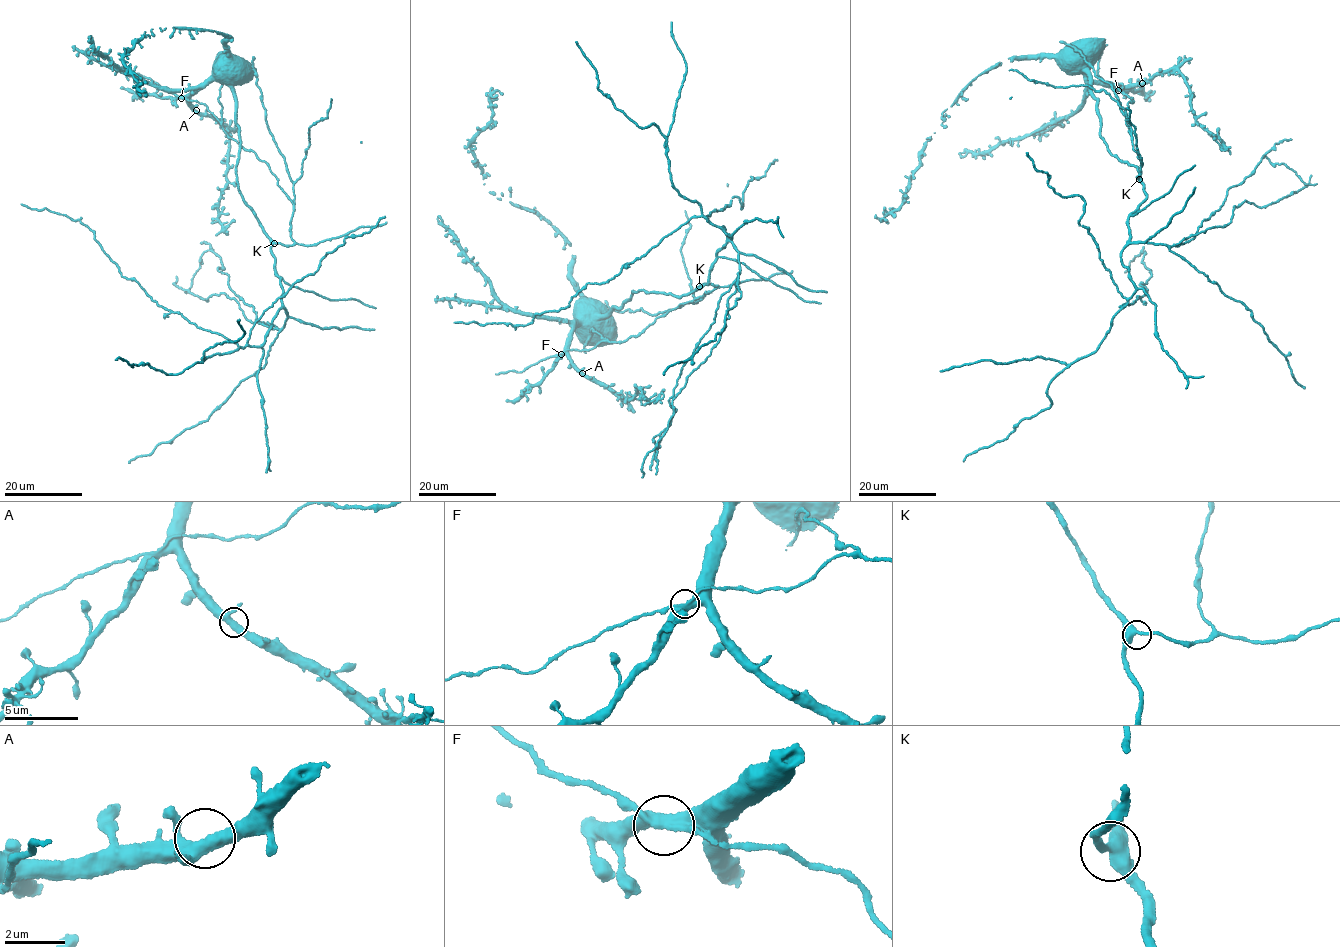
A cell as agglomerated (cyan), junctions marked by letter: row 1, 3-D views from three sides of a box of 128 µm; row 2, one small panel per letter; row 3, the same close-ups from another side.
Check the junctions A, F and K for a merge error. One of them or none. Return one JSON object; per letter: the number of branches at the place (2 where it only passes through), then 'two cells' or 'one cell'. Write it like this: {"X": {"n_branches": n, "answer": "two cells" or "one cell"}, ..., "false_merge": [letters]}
{"A": {"n_branches": 3, "answer": "one cell"}, "F": {"n_branches": 3, "answer": "one cell"}, "K": {"n_branches": 3, "answer": "one cell"}, "false_merge": []}

